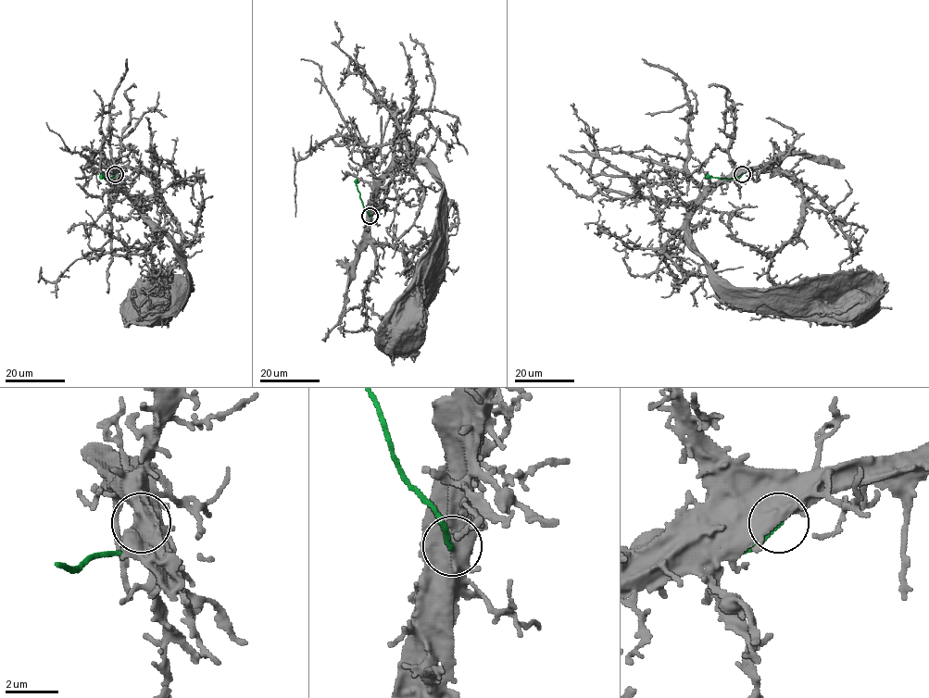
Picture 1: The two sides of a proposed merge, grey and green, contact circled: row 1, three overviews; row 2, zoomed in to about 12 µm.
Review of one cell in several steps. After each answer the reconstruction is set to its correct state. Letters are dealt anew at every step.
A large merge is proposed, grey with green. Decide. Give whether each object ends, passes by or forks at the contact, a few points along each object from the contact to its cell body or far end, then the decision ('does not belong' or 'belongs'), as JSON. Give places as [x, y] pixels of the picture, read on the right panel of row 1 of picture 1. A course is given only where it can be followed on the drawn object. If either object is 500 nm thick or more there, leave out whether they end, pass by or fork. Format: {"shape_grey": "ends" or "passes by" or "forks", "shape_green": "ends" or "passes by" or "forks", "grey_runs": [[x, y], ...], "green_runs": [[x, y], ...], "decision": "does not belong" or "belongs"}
{"grey_runs": [[742, 174], [727, 177], [688, 219], [688, 234], [702, 260], [739, 290], [810, 291], [852, 307]], "green_runs": [[742, 174], [732, 179], [705, 176]], "decision": "does not belong"}

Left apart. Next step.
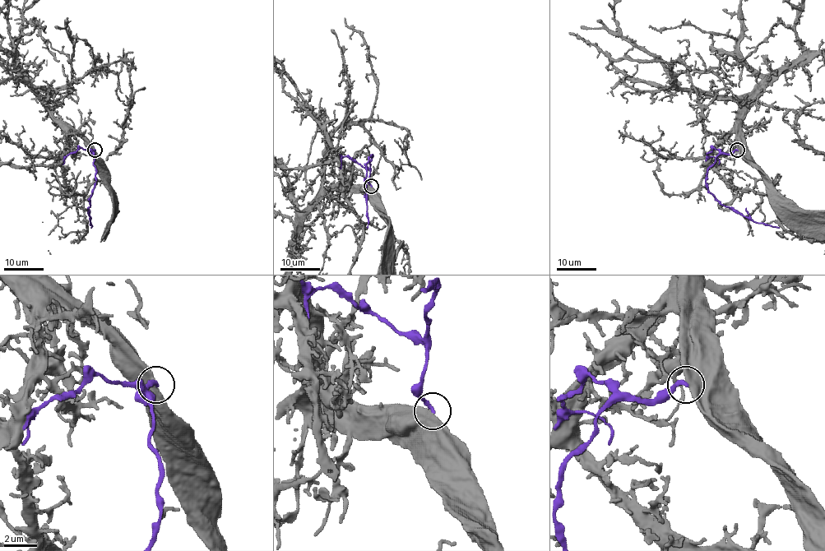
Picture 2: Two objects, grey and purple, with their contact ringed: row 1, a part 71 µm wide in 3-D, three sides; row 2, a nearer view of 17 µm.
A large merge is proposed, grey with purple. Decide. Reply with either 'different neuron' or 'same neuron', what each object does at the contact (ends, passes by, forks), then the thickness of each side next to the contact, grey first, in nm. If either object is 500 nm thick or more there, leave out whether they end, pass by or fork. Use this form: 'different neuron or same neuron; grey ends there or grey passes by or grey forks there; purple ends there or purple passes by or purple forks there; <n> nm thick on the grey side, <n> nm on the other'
different neuron; 650 nm thick on the grey side, 240 nm on the other

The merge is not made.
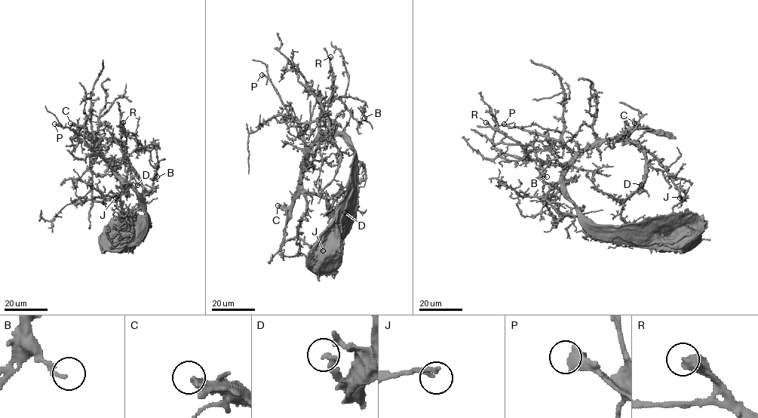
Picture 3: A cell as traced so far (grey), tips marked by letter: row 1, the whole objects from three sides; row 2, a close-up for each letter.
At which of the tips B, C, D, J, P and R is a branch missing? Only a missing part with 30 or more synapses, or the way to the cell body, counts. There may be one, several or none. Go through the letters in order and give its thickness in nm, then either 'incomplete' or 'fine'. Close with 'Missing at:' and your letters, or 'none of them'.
B: 110 nm thick; fine
C: 440 nm thick; incomplete
D: 240 nm thick; fine
J: 160 nm thick; fine
P: 550 nm thick; incomplete
R: 320 nm thick; fine
Missing at: C, P

